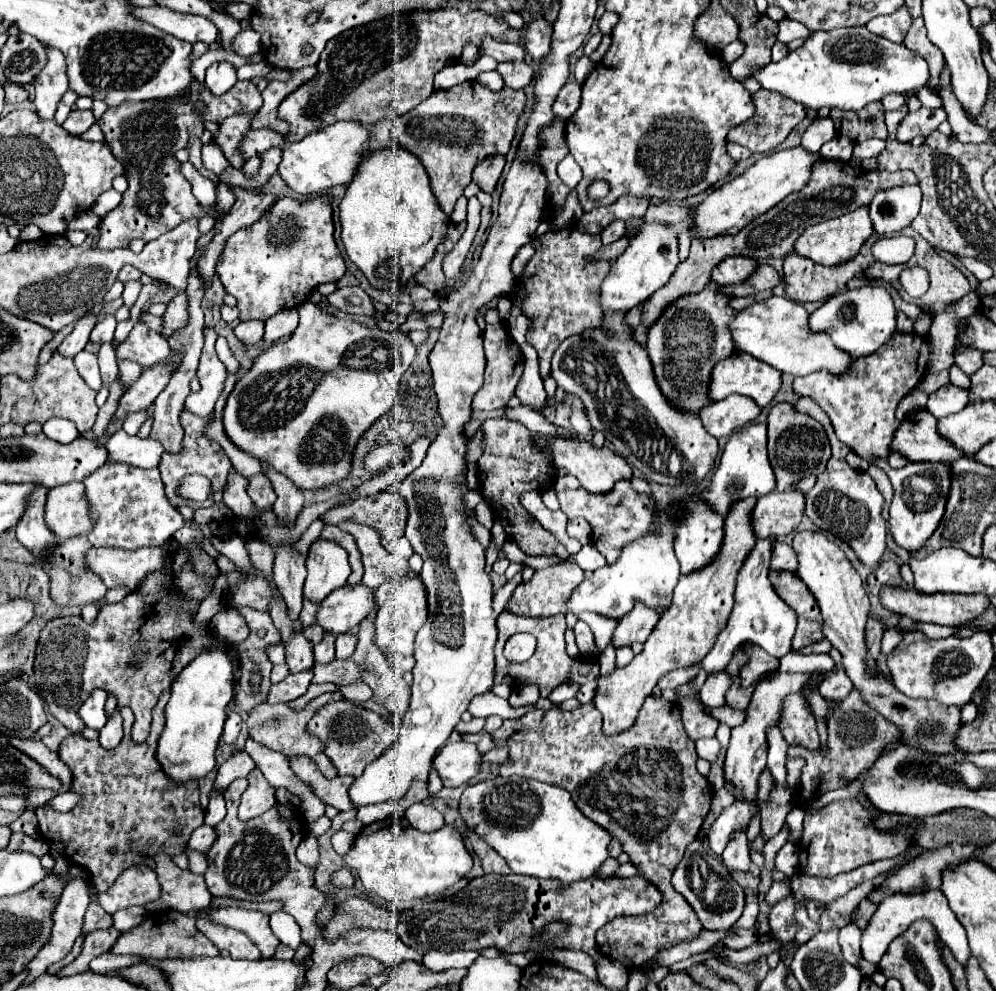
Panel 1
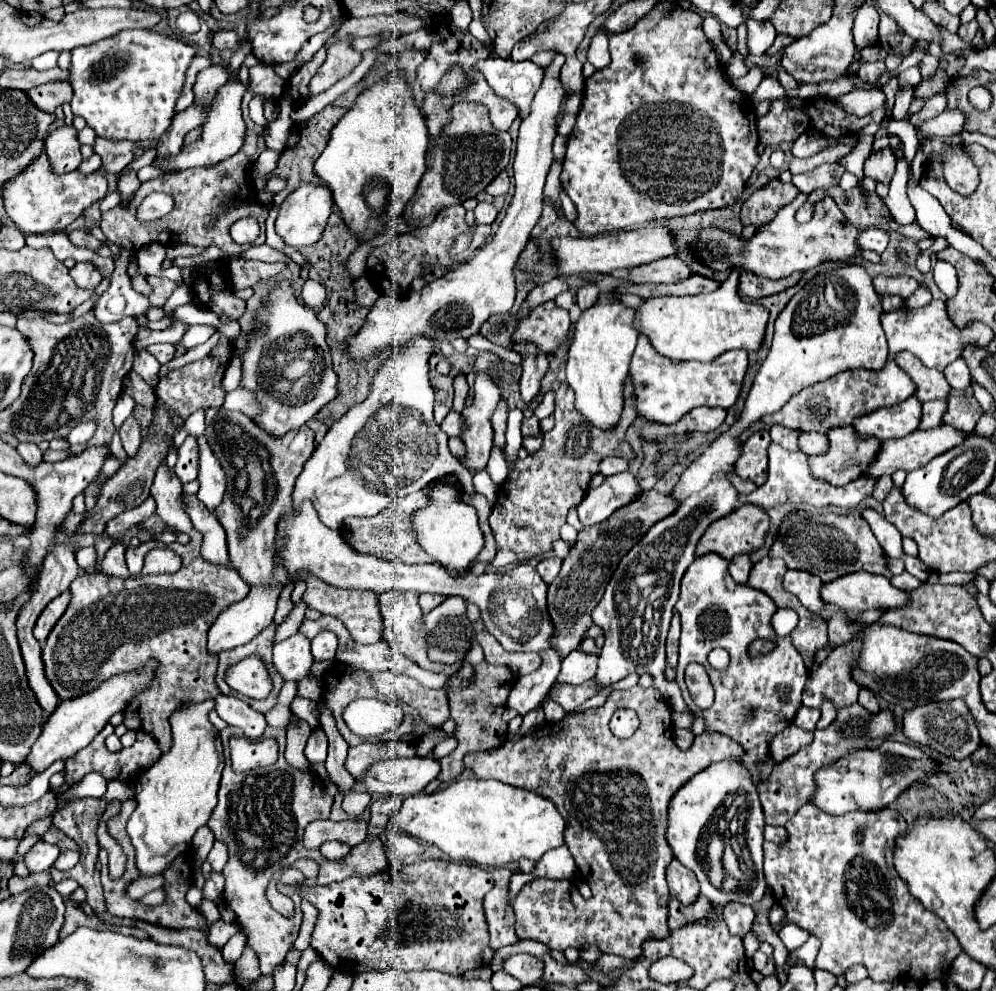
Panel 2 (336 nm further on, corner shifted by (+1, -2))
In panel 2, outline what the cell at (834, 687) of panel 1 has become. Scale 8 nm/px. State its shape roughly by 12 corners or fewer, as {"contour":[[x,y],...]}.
{"contour":[[802,706],[794,724],[804,730],[814,730],[820,710]]}

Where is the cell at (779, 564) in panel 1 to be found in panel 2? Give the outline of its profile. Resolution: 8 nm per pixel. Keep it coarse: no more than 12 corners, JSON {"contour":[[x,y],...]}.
{"contour":[[748,554],[732,558],[730,574],[746,584],[752,566]]}

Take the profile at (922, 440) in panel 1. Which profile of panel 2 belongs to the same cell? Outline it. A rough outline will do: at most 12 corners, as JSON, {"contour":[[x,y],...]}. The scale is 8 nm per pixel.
{"contour":[[852,426],[828,432],[830,450],[810,456],[812,474],[834,486],[864,476],[880,450]]}

